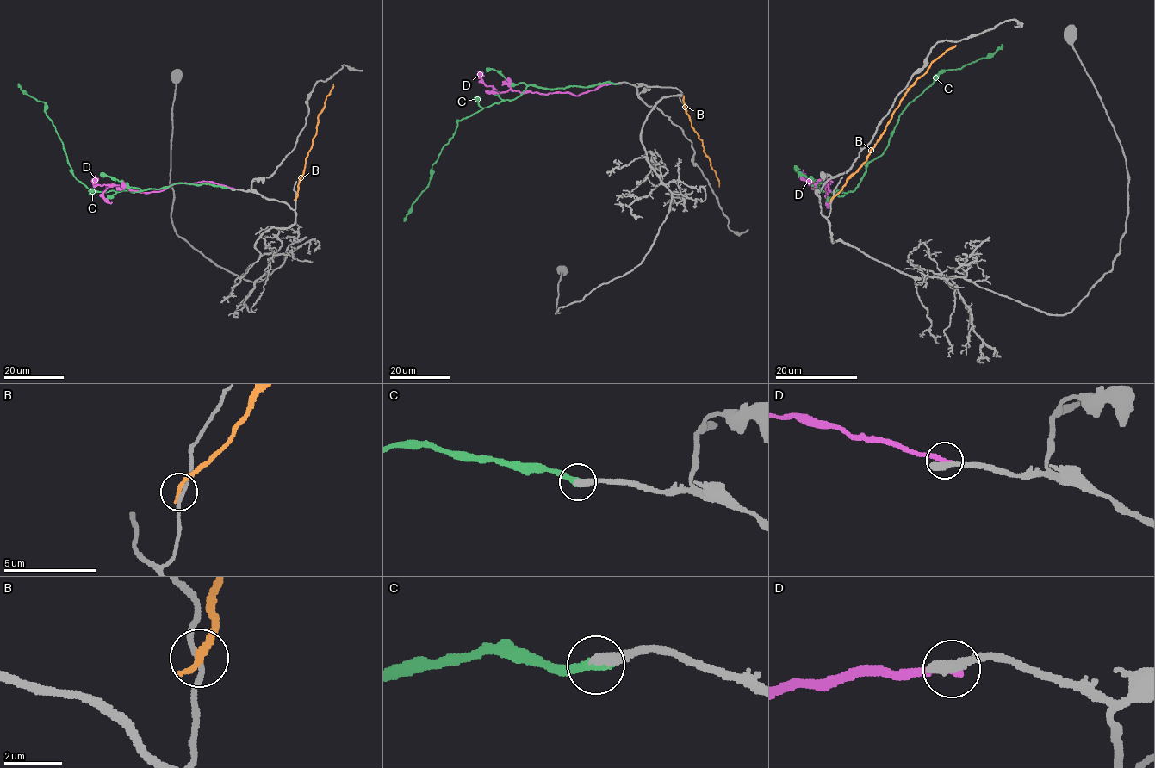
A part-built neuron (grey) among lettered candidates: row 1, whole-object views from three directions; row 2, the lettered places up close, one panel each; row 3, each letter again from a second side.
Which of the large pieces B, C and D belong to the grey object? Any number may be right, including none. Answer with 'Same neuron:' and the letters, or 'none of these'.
Same neuron: C

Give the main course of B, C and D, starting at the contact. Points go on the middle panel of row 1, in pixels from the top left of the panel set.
B: (681, 95), (691, 125), (702, 140), (704, 152), (719, 180), (719, 187)
C: (617, 83), (528, 85), (515, 98), (458, 120), (432, 165), (428, 186), (405, 221)
D: (620, 83), (609, 83), (577, 95), (510, 89), (498, 92), (485, 83), (478, 71)

